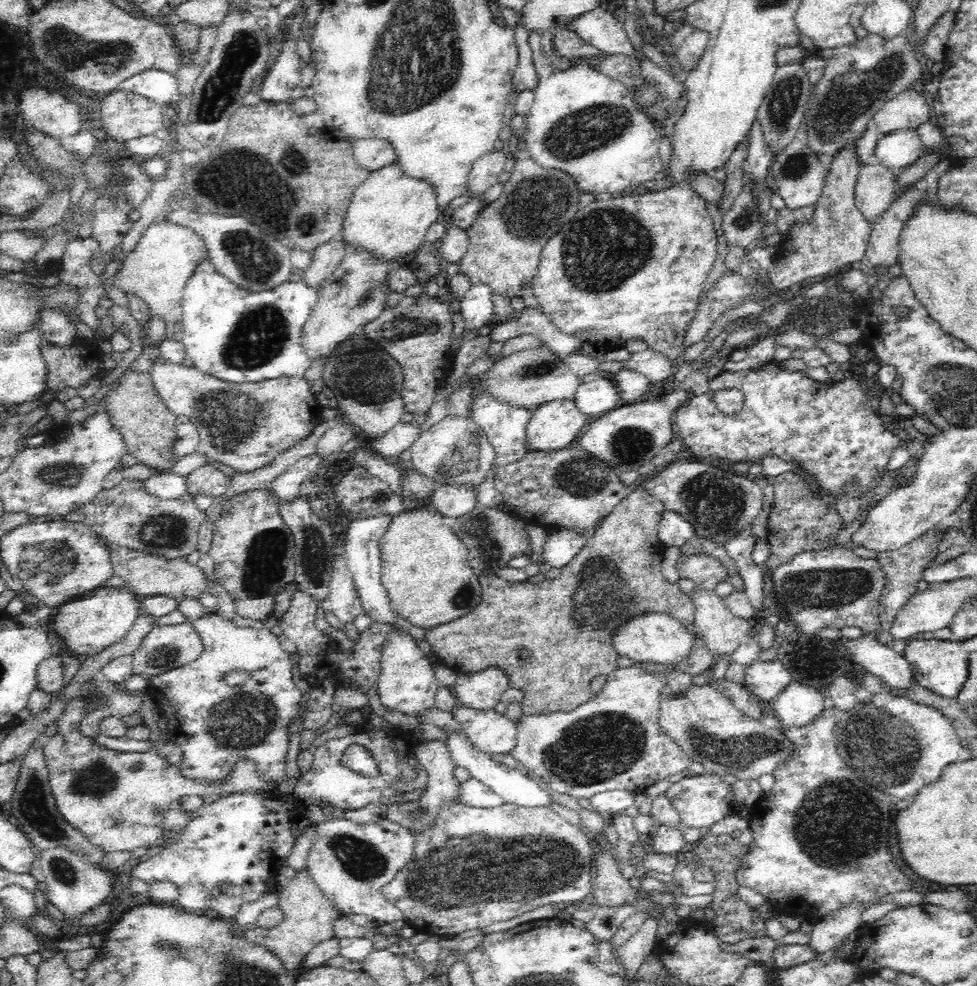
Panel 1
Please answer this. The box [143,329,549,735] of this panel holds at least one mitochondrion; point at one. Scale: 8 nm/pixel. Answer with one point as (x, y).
(232, 417)

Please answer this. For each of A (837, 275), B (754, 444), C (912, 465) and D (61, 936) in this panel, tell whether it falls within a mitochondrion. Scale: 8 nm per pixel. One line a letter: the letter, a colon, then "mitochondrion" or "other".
A: other
B: other
C: other
D: other

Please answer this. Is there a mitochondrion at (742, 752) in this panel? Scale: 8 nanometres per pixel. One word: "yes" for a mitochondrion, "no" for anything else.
yes

